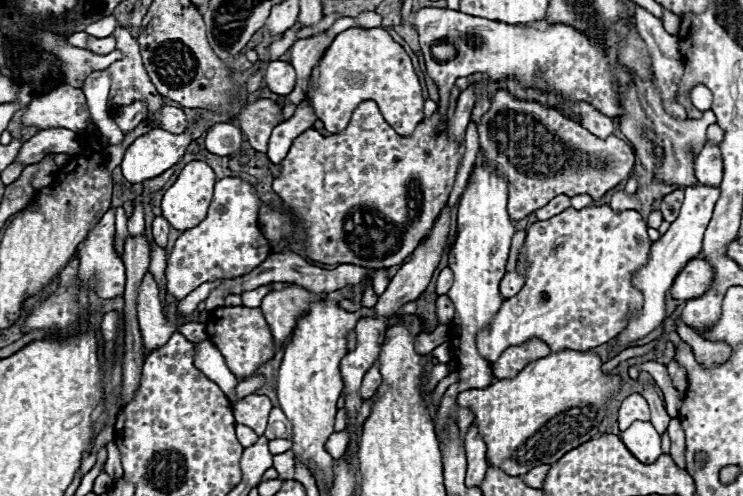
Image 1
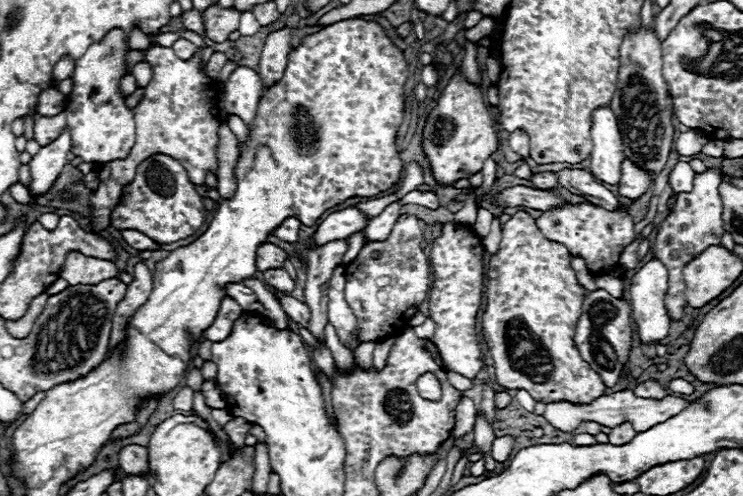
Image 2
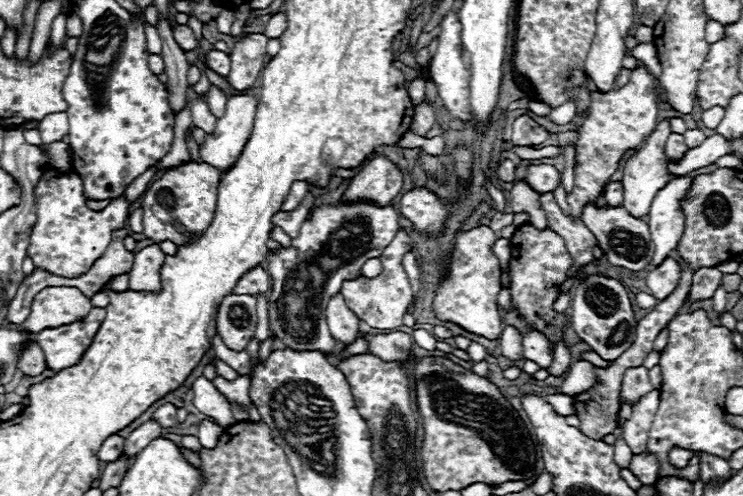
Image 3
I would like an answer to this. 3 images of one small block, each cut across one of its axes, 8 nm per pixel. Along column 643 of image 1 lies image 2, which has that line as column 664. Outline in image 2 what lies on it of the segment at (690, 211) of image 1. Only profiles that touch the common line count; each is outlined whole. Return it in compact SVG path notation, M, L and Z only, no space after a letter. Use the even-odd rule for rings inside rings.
M650 260L630 280L630 306L632 318L638 326L642 344L660 342L668 336L670 318L664 306L668 288L668 270L660 260Z

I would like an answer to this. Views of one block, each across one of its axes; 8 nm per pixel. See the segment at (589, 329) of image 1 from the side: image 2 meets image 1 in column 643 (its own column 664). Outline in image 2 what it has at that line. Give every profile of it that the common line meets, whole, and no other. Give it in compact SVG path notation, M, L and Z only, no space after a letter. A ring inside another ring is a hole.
M706 170L698 174L694 180L692 192L678 194L676 208L656 228L652 258L660 260L668 270L668 292L666 292L664 304L672 320L682 320L684 306L686 306L686 298L684 298L686 284L684 284L682 268L700 252L704 252L704 248L716 246L722 240L724 222L722 222L722 198L718 194L718 184L720 184L718 170Z

